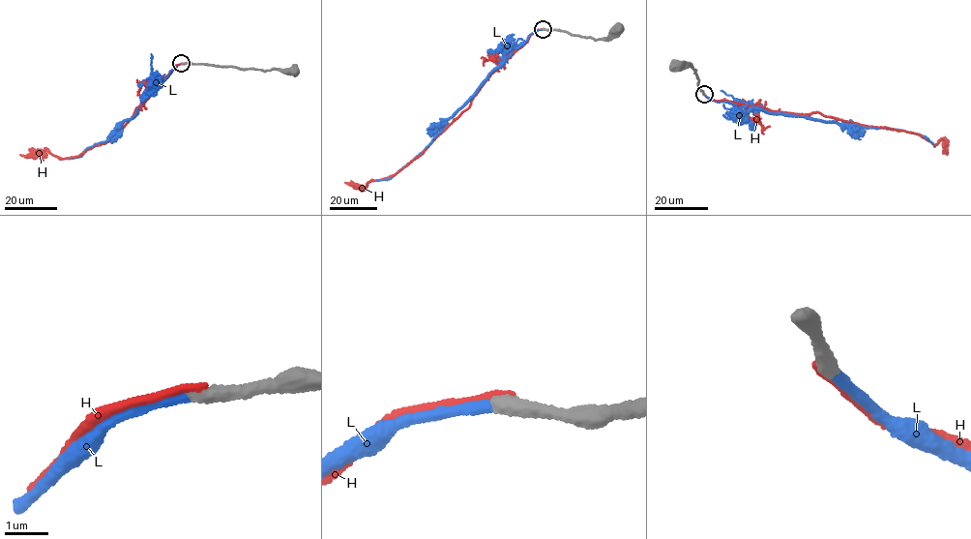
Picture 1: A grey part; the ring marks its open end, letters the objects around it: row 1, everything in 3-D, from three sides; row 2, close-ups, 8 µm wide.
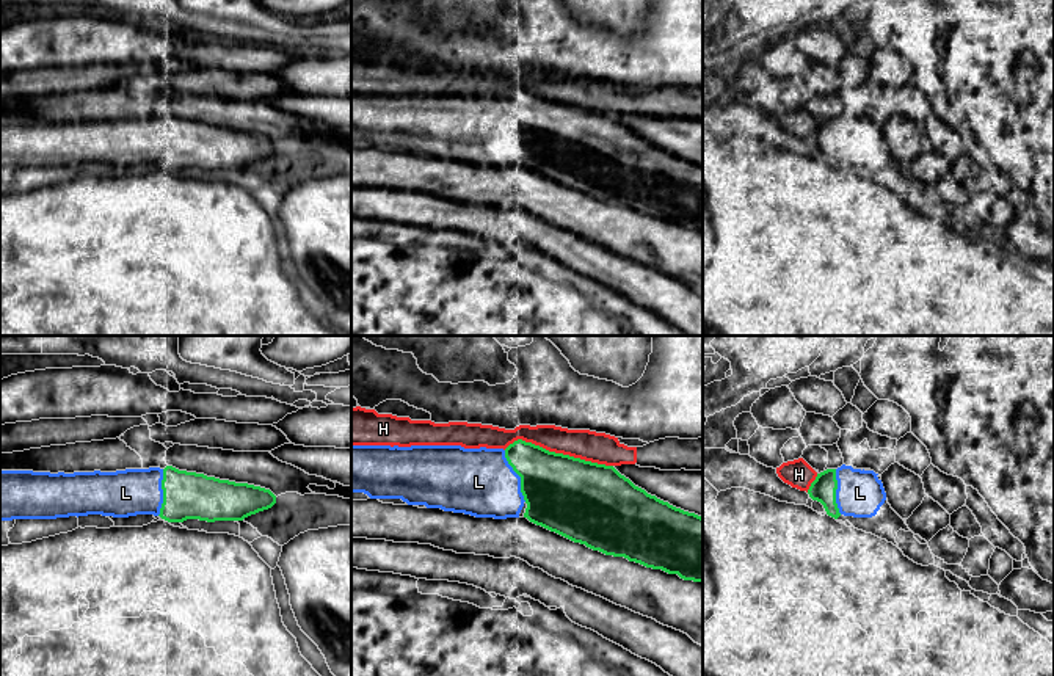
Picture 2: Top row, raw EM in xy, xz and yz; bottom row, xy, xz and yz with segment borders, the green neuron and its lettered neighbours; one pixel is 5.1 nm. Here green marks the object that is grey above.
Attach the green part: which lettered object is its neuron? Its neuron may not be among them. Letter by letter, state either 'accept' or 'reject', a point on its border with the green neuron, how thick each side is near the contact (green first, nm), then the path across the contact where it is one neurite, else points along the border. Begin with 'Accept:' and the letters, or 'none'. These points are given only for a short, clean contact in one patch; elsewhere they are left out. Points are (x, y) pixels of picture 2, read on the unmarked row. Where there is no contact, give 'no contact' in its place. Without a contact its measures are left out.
Accept: L
H: reject; meets green in xz at (559, 102); 400 nm thick on the green side, 160 nm on the other
L: accept; meets green in xz at (518, 123); 380 nm thick on the green side, 340 nm on the other

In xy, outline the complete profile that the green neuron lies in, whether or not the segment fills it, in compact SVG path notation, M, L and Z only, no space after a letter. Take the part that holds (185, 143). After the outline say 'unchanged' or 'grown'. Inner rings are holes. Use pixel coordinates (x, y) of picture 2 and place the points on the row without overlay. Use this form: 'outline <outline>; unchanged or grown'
outline M173 114L74 122L0 119L0 169L88 163L243 169L274 152L270 138Z; grown

